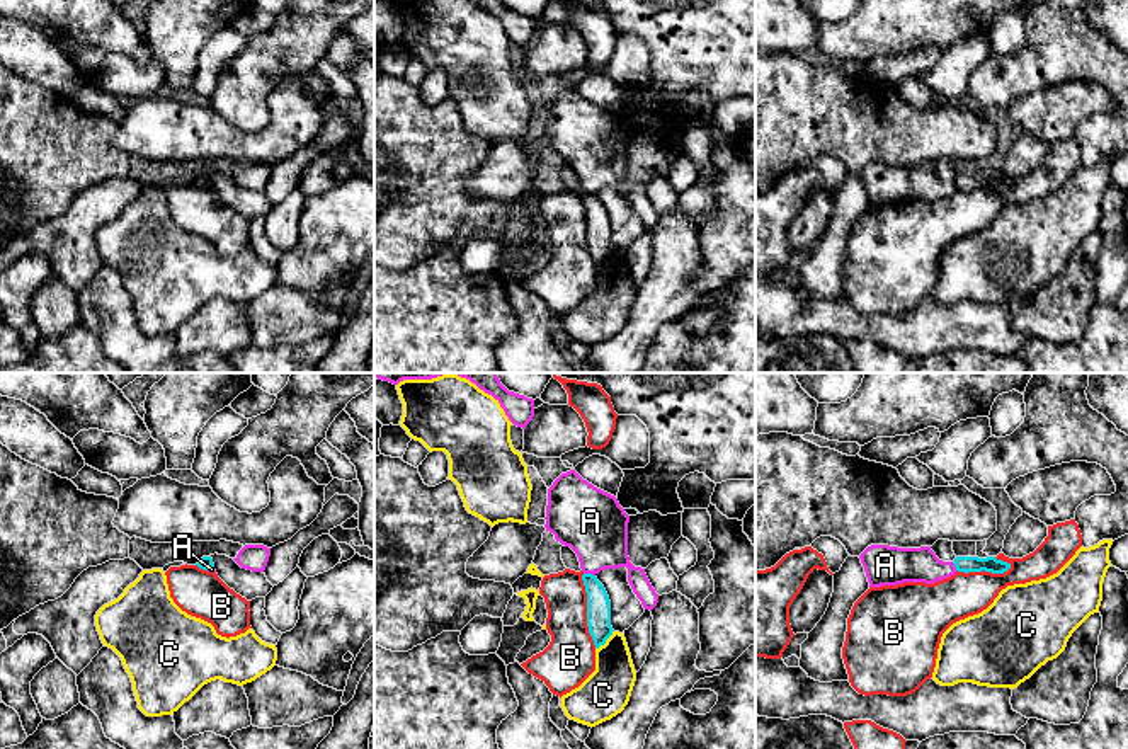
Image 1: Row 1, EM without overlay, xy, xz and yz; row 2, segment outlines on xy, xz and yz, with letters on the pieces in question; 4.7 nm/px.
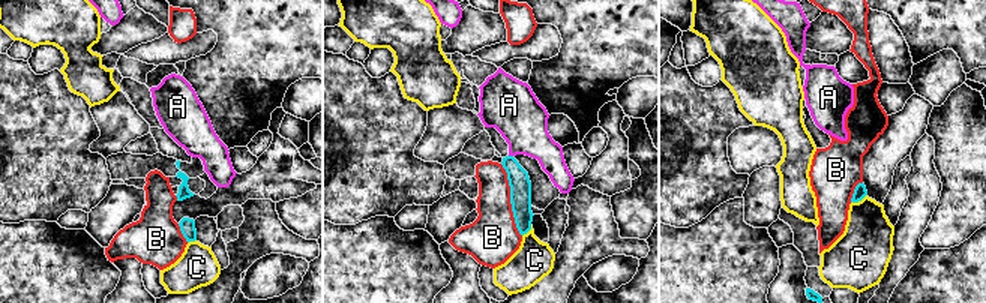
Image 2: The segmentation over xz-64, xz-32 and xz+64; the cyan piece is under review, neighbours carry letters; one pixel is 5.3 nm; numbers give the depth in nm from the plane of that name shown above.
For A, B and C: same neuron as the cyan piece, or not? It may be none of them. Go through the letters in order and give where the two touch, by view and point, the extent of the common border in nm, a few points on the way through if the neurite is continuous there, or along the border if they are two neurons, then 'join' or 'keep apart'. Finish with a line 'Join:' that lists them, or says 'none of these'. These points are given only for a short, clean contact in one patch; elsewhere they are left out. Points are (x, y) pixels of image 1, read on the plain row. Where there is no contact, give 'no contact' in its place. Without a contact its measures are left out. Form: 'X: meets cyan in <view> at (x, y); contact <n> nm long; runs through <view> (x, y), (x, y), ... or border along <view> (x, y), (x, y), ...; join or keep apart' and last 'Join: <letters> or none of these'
A: meets cyan in xz at (589, 193); contact 60 nm long; border along xz (584, 191), (594, 194); keep apart
B: meets cyan in xz at (587, 230); contact 360 nm long; keep apart
C: meets cyan in xz at (606, 257); contact 130 nm long; keep apart
Join: none of these

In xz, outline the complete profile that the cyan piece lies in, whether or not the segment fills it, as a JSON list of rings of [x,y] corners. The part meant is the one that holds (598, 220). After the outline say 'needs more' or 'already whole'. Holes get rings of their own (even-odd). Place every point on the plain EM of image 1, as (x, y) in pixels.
[[[584,192],[582,199],[587,211],[587,245],[595,267],[599,267],[614,250],[611,245],[611,220],[595,194]]]; already whole

